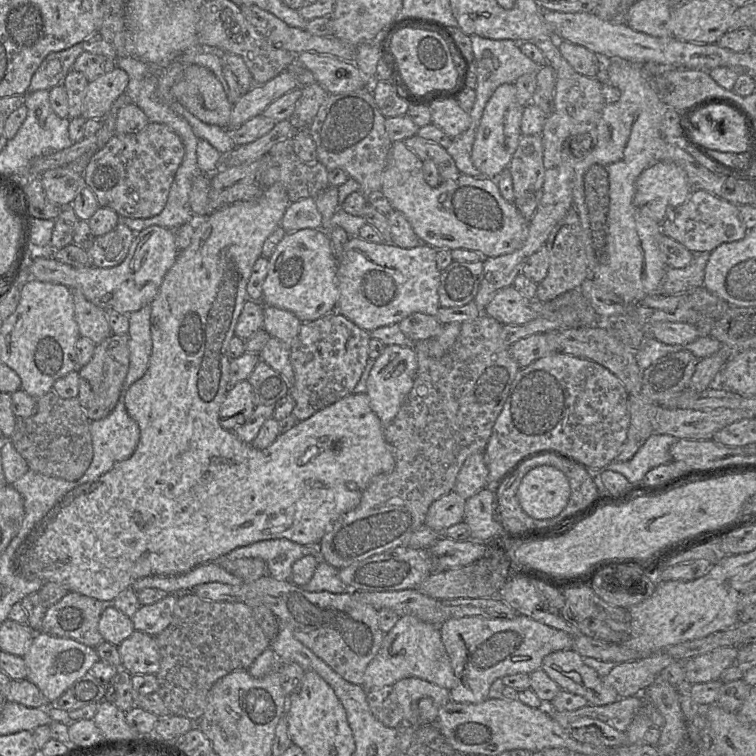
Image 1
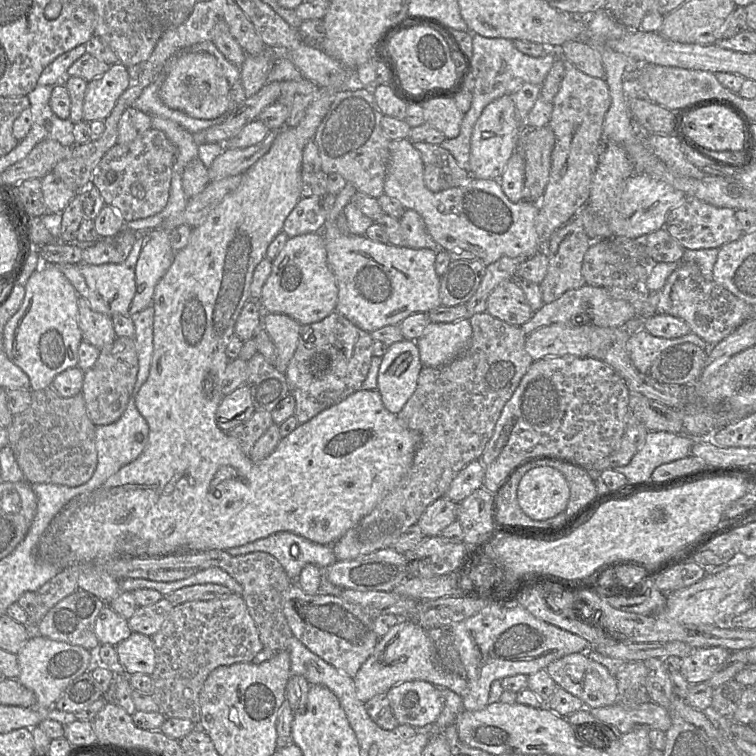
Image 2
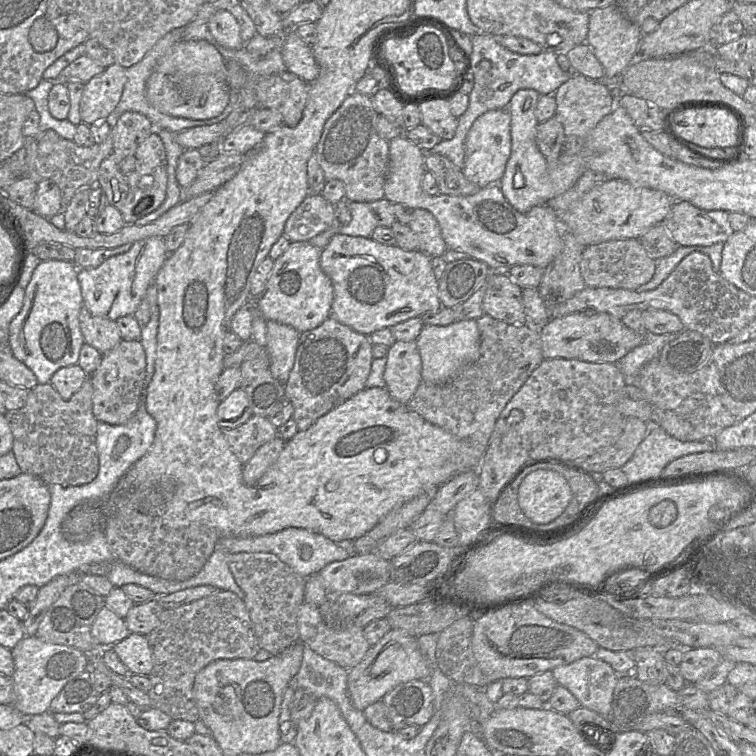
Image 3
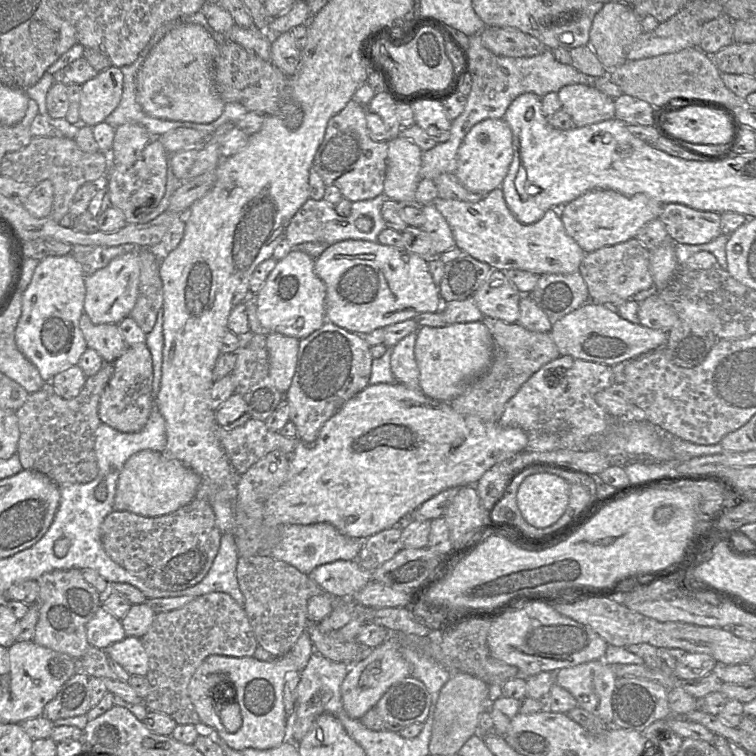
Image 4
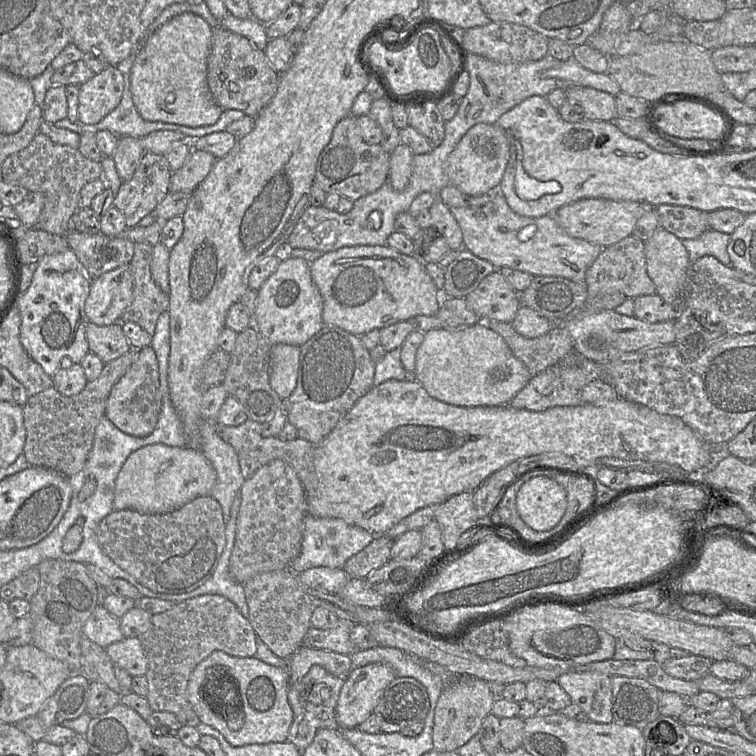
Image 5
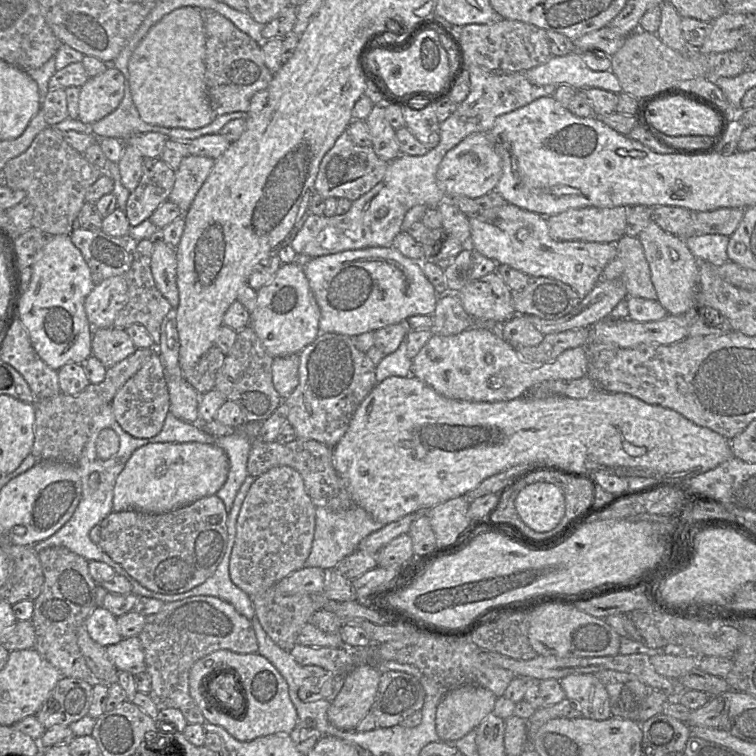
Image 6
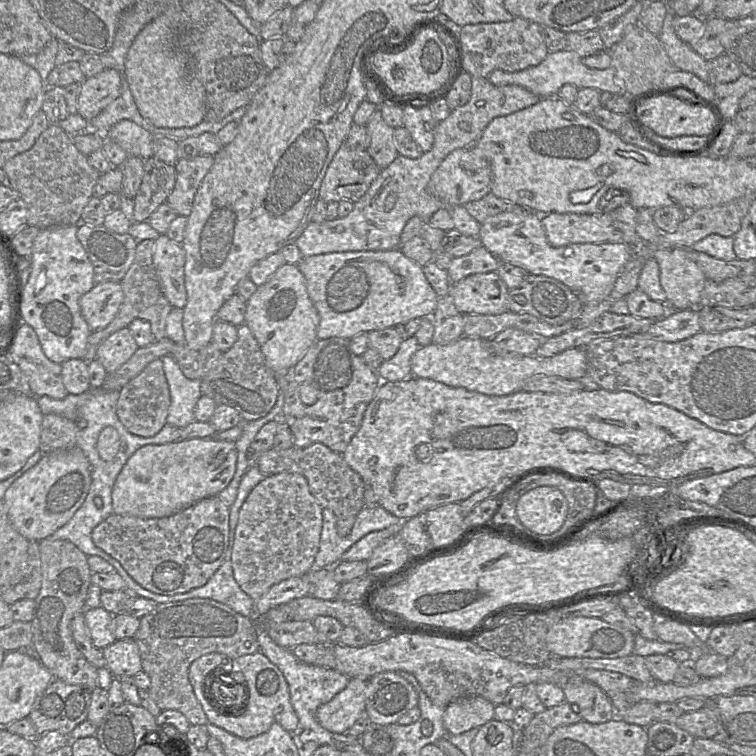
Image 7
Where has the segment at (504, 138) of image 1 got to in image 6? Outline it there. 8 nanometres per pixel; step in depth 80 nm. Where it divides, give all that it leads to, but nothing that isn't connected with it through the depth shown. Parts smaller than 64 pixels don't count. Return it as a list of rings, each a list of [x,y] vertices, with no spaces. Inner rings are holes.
[[[473,133],[445,154],[438,167],[436,179],[446,199],[461,196],[479,198],[495,191],[501,175],[502,161],[489,136],[483,133]]]

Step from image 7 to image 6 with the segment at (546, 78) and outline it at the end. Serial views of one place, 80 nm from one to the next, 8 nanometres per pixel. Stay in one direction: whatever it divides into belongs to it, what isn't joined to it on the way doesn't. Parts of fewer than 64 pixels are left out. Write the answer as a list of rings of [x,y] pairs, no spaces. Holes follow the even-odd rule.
[[[577,50],[565,56],[551,56],[547,62],[524,72],[527,80],[537,86],[567,84],[576,90],[599,88],[619,94],[621,85],[610,70],[593,71]]]

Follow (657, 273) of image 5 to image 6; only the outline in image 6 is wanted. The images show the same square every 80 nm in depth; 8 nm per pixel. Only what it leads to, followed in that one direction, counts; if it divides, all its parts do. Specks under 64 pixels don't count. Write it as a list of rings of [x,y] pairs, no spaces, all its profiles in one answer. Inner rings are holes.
[[[654,220],[648,223],[638,238],[649,264],[658,302],[666,309],[668,315],[690,314],[696,307],[700,262],[689,250],[685,240],[665,232]]]

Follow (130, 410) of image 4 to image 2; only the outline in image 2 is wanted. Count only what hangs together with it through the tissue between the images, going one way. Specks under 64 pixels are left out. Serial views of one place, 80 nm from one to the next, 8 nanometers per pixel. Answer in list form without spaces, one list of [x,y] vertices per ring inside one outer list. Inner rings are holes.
[[[116,337],[115,340],[102,348],[95,363],[83,375],[81,394],[86,410],[94,425],[106,425],[116,422],[124,413],[132,395],[139,370],[138,353],[134,338]]]

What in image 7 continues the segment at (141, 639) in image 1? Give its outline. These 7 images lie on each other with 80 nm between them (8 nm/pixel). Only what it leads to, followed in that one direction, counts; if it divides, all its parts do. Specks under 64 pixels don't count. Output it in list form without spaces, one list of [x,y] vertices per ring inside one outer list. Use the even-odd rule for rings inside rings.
[[[133,638],[116,640],[102,650],[106,668],[114,677],[134,677],[142,671],[139,647]]]

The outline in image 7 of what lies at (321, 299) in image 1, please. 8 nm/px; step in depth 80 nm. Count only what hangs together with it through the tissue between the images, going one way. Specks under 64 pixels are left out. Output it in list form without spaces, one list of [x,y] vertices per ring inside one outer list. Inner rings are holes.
[[[281,265],[246,301],[245,324],[257,340],[267,364],[277,375],[286,374],[317,340],[319,315],[309,298],[297,265]]]

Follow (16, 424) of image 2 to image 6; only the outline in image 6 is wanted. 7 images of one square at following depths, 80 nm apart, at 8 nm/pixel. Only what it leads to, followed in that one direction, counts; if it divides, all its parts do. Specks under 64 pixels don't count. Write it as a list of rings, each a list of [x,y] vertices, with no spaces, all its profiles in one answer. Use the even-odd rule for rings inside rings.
[[[138,348],[131,355],[114,366],[107,368],[105,378],[97,384],[89,383],[76,395],[62,392],[50,397],[38,399],[35,406],[34,442],[31,453],[38,461],[58,461],[75,464],[80,458],[89,435],[94,416],[110,404],[116,392],[157,352],[156,348]]]

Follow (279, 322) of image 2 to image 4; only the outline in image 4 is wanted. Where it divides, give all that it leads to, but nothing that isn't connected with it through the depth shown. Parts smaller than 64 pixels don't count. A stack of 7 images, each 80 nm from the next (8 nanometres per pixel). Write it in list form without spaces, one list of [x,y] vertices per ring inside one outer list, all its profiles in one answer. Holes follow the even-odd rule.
[[[277,332],[265,333],[269,374],[283,394],[289,389],[297,365],[299,340]]]

